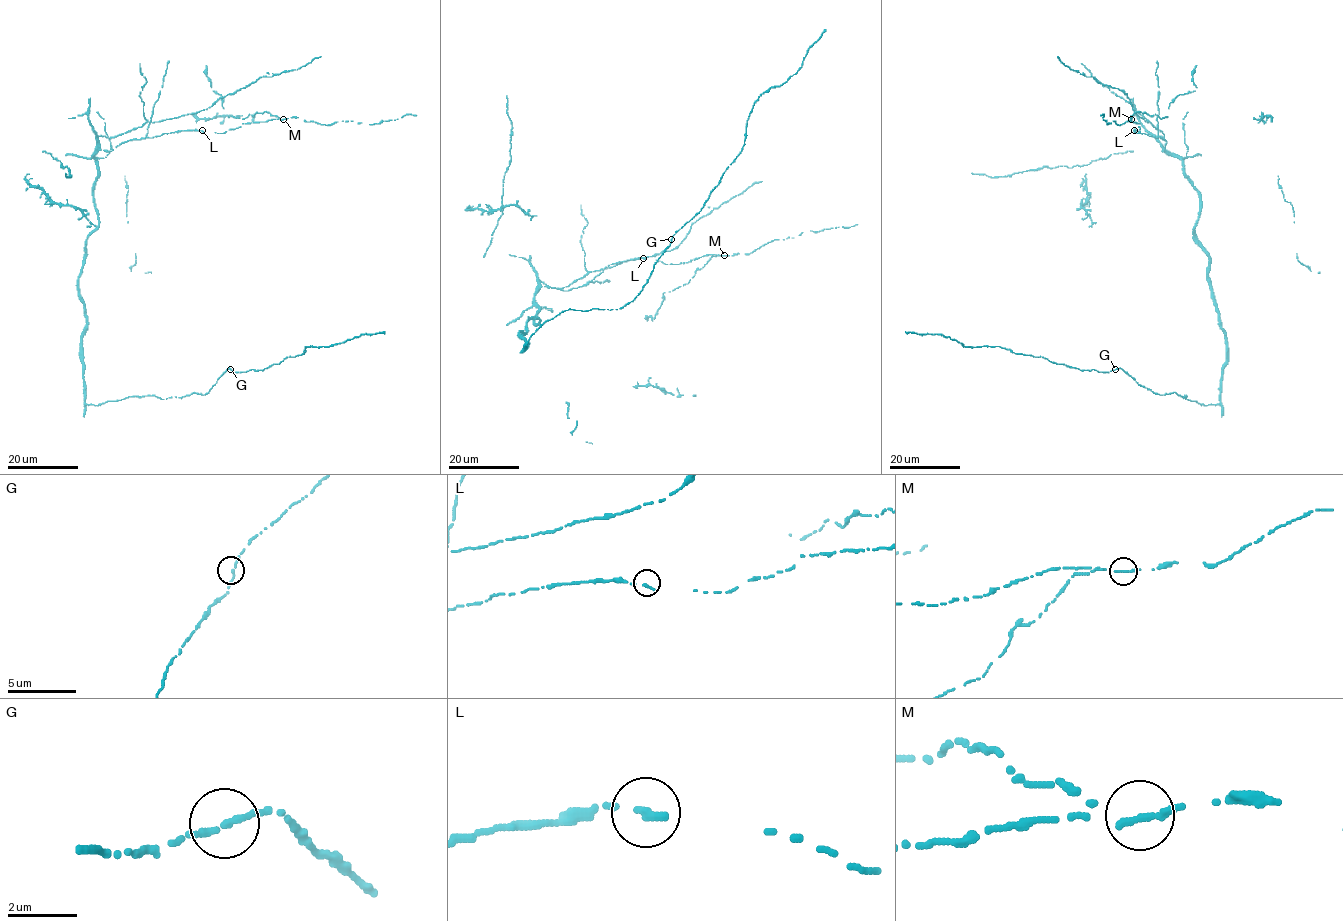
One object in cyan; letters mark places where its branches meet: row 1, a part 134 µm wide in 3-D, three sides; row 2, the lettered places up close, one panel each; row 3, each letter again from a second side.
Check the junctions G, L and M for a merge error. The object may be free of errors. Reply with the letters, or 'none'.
M

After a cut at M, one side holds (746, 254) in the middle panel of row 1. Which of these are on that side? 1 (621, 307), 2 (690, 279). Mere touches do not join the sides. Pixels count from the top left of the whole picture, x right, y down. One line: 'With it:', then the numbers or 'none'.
With it: 1

